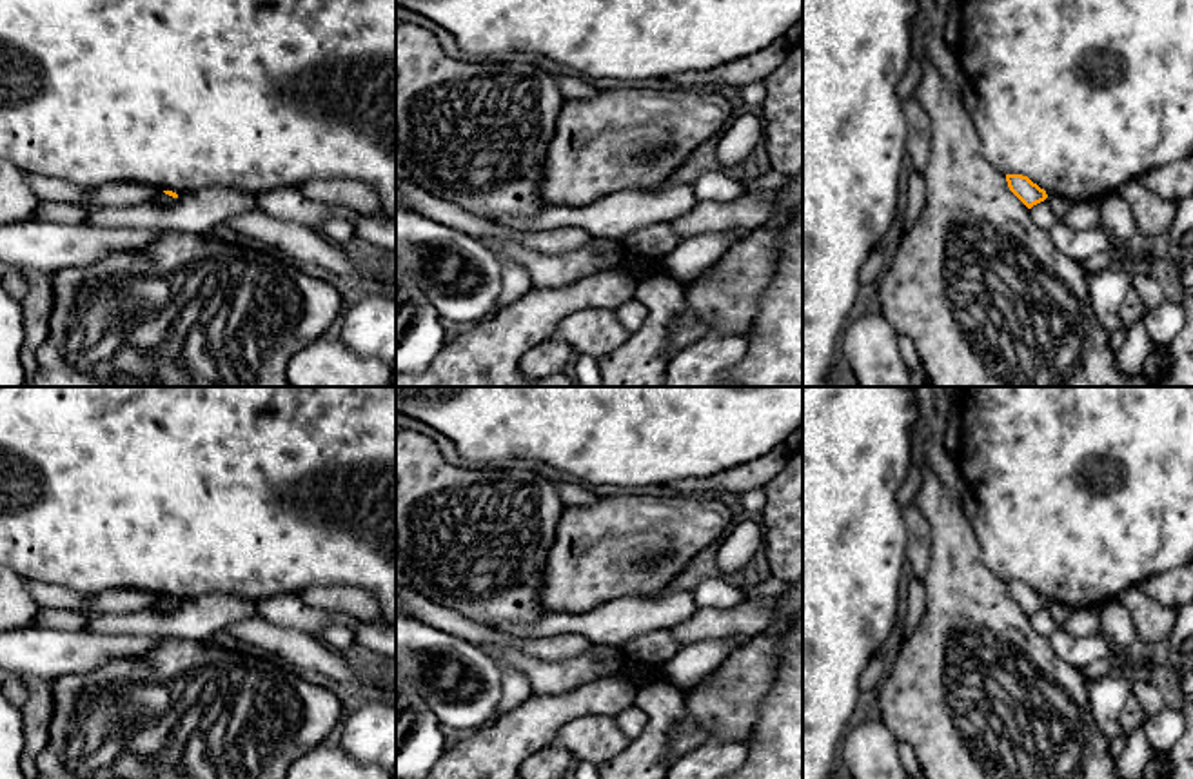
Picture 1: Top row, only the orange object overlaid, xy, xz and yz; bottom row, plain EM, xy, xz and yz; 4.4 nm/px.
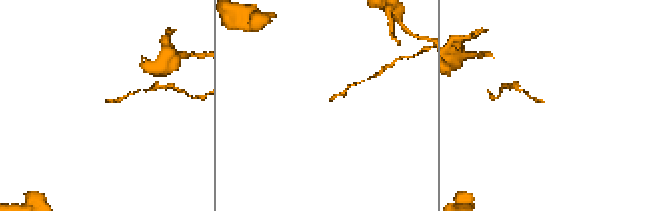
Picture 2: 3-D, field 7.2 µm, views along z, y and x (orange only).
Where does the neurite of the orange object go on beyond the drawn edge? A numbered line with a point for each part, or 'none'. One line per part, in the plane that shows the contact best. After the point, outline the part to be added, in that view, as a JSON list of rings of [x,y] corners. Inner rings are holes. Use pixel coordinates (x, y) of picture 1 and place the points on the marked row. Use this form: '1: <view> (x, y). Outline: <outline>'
1: xy (160, 200). Outline: [[[156,189],[156,192],[154,192],[153,198],[151,198],[151,203],[153,203],[154,207],[158,207],[160,211],[163,211],[163,209],[174,205],[176,202],[178,202],[178,198],[173,198],[173,196],[165,194],[165,192],[160,191],[160,189]]]

